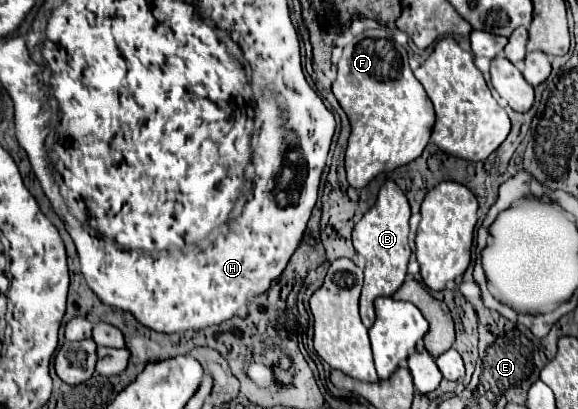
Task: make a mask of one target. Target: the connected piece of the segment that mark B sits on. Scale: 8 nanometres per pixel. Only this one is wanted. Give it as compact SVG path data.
M388 180L378 194L376 204L362 216L362 220L354 226L352 240L356 252L366 260L364 266L364 288L360 296L360 316L362 324L370 328L376 322L374 312L374 300L380 296L392 296L406 278L406 266L412 256L412 250L408 246L408 220L410 220L410 204L404 196L404 192Z

